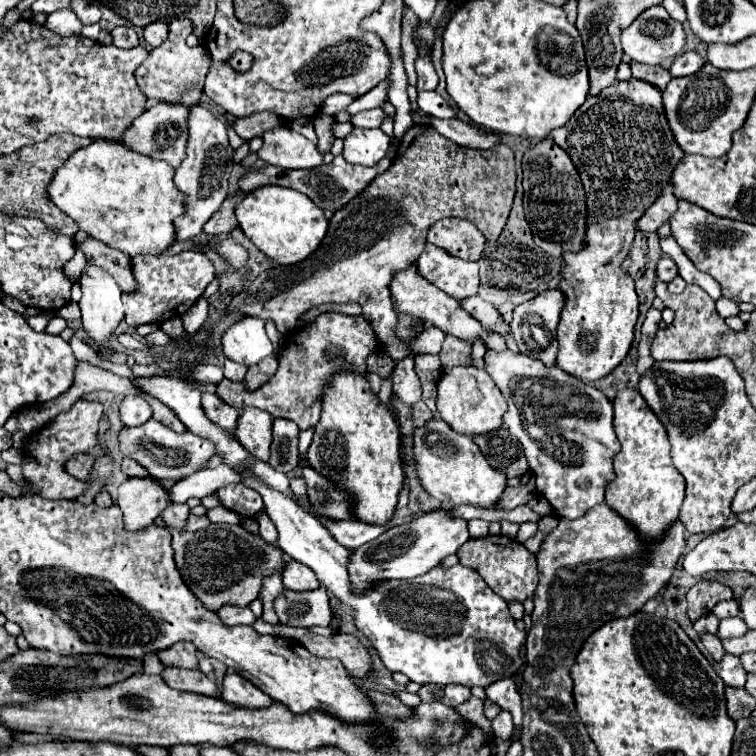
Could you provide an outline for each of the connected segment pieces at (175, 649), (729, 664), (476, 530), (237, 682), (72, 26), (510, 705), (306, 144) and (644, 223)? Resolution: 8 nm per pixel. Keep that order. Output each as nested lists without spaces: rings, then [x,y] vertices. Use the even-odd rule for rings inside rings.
[[[177,642],[171,648],[159,652],[159,658],[165,666],[175,666],[175,668],[187,668],[193,670],[199,664],[199,652],[193,644],[187,642]]]
[[[725,654],[723,660],[721,660],[719,676],[723,678],[723,682],[725,682],[727,686],[743,688],[743,686],[745,686],[747,672],[745,672],[745,668],[741,666],[741,660],[739,660],[737,656],[733,656],[733,654]]]
[[[469,520],[467,522],[467,530],[471,534],[471,538],[481,538],[481,536],[487,536],[487,528],[489,528],[489,522],[487,520]]]
[[[229,672],[223,680],[223,702],[233,704],[237,708],[247,708],[247,710],[263,710],[273,704],[269,696],[263,696],[249,680],[243,680],[243,676]]]
[[[57,10],[57,12],[51,12],[45,26],[61,36],[79,36],[81,34],[81,28],[83,24],[79,22],[79,18],[75,16],[73,10]]]
[[[513,678],[497,680],[495,684],[487,686],[485,692],[487,692],[487,698],[493,700],[499,708],[511,712],[514,725],[521,729],[523,719],[522,698],[519,696],[515,680]]]
[[[289,126],[267,130],[257,156],[279,168],[315,168],[323,164],[323,154],[317,146]]]
[[[667,182],[663,194],[645,210],[637,226],[641,232],[657,232],[657,228],[677,212],[677,198],[673,194],[673,184]]]

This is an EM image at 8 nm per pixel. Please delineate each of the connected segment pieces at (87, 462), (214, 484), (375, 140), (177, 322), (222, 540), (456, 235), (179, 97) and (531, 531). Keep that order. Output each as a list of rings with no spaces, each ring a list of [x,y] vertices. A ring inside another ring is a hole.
[[[75,454],[75,456],[71,456],[71,458],[65,462],[65,470],[67,470],[67,474],[71,474],[73,478],[87,482],[87,480],[91,478],[93,464],[95,464],[95,458],[93,458],[91,454]]]
[[[223,464],[213,470],[199,470],[187,478],[179,480],[173,488],[169,488],[171,502],[183,504],[191,496],[205,498],[209,494],[215,494],[215,490],[221,488],[223,484],[231,484],[231,482],[239,482],[239,476],[235,476],[235,472],[231,472],[231,468],[223,468]]]
[[[355,128],[345,138],[343,158],[347,158],[351,164],[371,166],[387,154],[389,144],[391,138],[381,128]]]
[[[171,318],[167,322],[161,324],[161,330],[171,334],[173,336],[173,342],[179,342],[183,338],[183,324],[181,324],[181,318]]]
[[[209,524],[207,530],[183,532],[167,528],[173,536],[173,550],[177,570],[189,586],[189,590],[203,602],[205,608],[217,612],[225,604],[249,606],[259,596],[263,578],[275,570],[283,570],[283,552],[261,540],[259,536],[249,534],[243,526],[231,524]]]
[[[443,218],[435,228],[431,228],[427,240],[443,250],[447,250],[451,256],[457,256],[461,260],[479,260],[483,246],[485,246],[485,236],[471,224],[469,220],[463,218]]]
[[[176,18],[169,22],[167,40],[159,48],[153,48],[135,72],[137,84],[145,92],[145,96],[159,102],[181,102],[187,106],[199,104],[199,96],[203,94],[203,80],[211,58],[206,47],[191,48],[185,44],[189,32],[193,32],[193,25],[188,18]]]
[[[523,522],[523,524],[519,526],[519,532],[517,532],[517,538],[515,538],[515,540],[519,540],[519,542],[523,544],[525,540],[533,538],[535,534],[537,534],[537,522]]]

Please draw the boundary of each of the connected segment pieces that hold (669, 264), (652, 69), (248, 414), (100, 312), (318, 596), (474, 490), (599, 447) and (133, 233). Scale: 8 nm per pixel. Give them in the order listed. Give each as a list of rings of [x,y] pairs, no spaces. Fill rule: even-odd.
[[[663,256],[663,258],[657,262],[655,270],[657,270],[657,276],[659,276],[663,282],[671,282],[671,280],[677,276],[677,266],[675,266],[675,262],[673,262],[671,258],[667,258],[667,256]]]
[[[631,64],[631,72],[633,72],[633,78],[653,84],[657,90],[663,90],[663,88],[669,84],[669,80],[671,80],[669,70],[665,70],[665,68],[661,68],[661,66]]]
[[[243,408],[235,428],[235,438],[241,442],[241,446],[251,456],[263,462],[269,460],[271,424],[273,424],[273,418],[267,416],[267,412],[259,408]]]
[[[89,262],[81,270],[79,284],[83,290],[79,300],[83,328],[91,340],[103,344],[123,318],[123,292],[109,272]]]
[[[325,588],[317,590],[283,590],[275,598],[275,612],[279,622],[285,626],[329,626],[331,622],[331,606]]]
[[[441,418],[415,428],[415,460],[423,488],[443,504],[469,504],[493,510],[507,488],[507,476],[489,466],[471,436],[453,432]]]
[[[489,352],[485,356],[485,370],[491,374],[495,384],[499,386],[501,394],[505,396],[509,410],[503,416],[503,422],[511,430],[513,436],[523,444],[525,456],[529,460],[529,466],[535,474],[537,492],[545,496],[553,508],[553,512],[561,518],[579,518],[595,504],[601,504],[605,500],[605,488],[613,480],[613,458],[619,452],[617,436],[613,432],[613,404],[591,384],[583,384],[579,378],[559,370],[557,366],[547,368],[541,360],[529,358],[527,354],[513,354],[513,352]],[[529,418],[543,418],[549,420],[551,428],[559,430],[561,438],[565,442],[537,442],[527,434]]]
[[[93,140],[89,146],[73,152],[65,164],[55,170],[51,182],[47,184],[47,196],[91,238],[117,248],[131,258],[139,254],[161,254],[175,242],[173,220],[175,216],[183,214],[183,196],[179,196],[179,190],[175,190],[173,174],[175,170],[167,162],[133,152],[121,142],[111,144],[107,140]]]

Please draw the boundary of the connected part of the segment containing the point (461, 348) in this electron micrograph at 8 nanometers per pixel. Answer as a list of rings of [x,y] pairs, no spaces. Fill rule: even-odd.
[[[447,336],[439,356],[441,356],[443,368],[449,370],[453,366],[467,366],[467,364],[471,364],[469,354],[471,354],[471,344],[463,344],[463,340],[455,340],[453,336]]]

